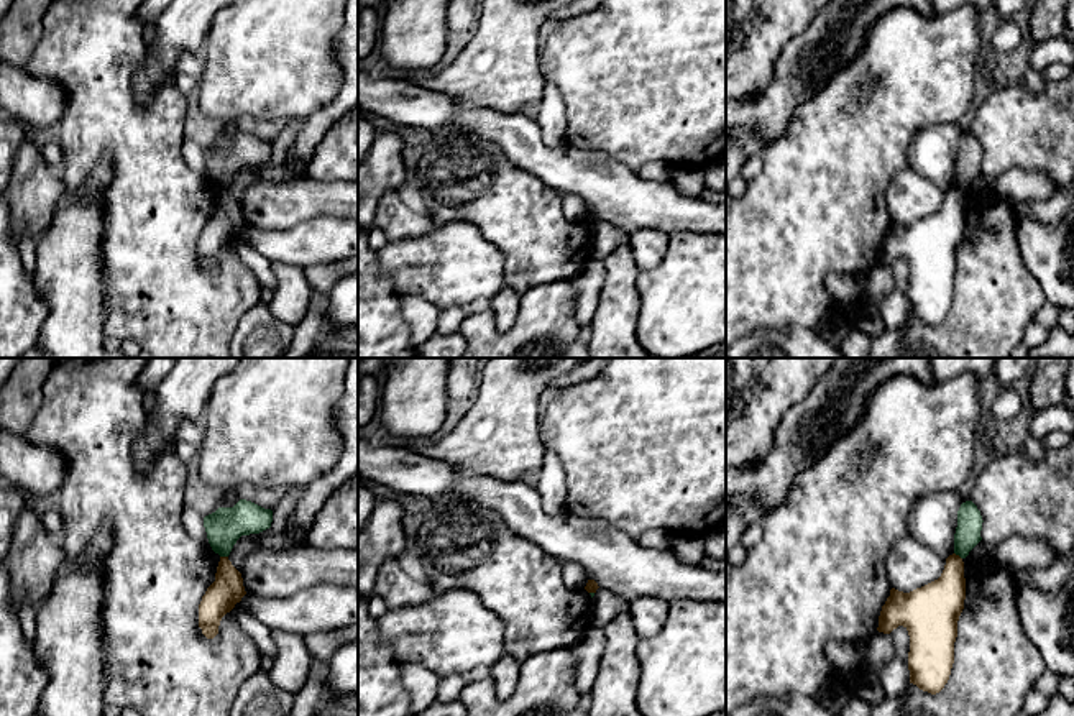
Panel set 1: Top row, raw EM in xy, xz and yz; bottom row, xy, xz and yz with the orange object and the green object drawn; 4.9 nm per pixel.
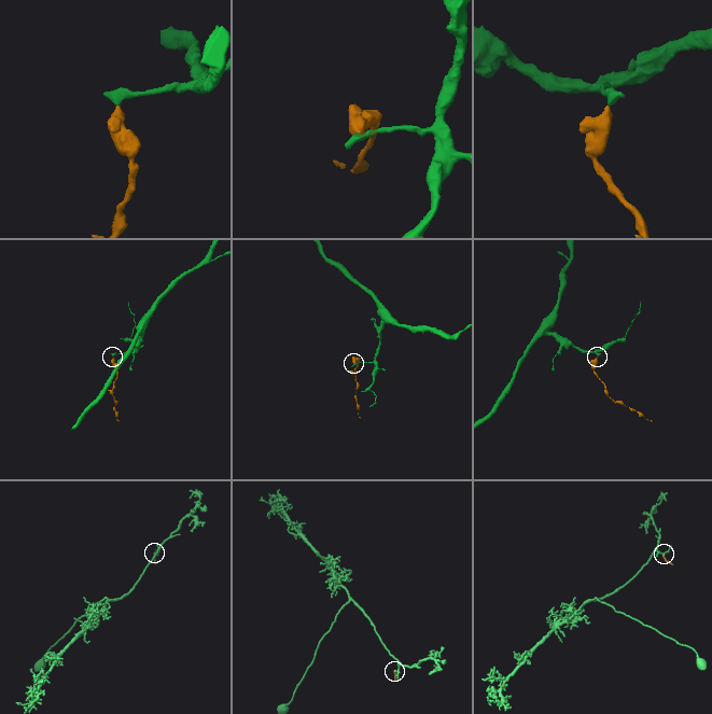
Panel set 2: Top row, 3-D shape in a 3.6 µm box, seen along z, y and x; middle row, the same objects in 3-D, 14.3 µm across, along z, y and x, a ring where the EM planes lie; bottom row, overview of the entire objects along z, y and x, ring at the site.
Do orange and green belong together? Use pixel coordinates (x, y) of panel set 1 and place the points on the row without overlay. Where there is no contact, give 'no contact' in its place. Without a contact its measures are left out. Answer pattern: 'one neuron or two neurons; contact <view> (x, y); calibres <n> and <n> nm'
two neurons; contact xy (224, 189); calibres 160 and 180 nm

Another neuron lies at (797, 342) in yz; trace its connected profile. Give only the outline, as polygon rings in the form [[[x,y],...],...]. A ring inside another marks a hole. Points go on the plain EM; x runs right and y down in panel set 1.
[[[795,325],[788,330],[759,328],[741,337],[729,347],[726,358],[844,358],[844,355],[816,330]]]

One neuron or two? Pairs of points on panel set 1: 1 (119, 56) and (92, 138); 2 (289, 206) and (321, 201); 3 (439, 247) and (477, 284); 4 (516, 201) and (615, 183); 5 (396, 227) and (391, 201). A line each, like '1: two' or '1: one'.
1: one
2: one
3: one
4: two
5: one

